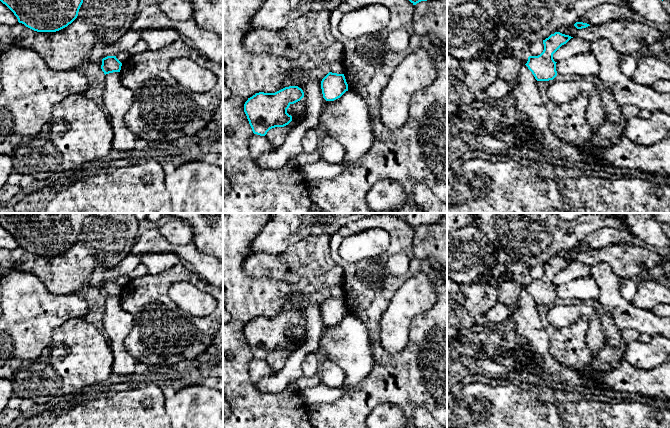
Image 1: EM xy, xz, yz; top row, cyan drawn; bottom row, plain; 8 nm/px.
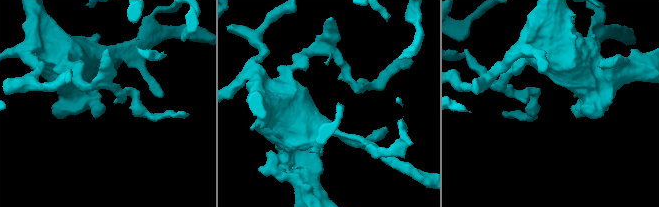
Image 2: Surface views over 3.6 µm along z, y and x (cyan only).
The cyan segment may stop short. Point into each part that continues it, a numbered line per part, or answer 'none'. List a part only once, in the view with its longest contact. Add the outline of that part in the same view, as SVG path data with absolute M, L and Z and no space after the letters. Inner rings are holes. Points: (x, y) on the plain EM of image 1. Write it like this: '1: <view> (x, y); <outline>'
none

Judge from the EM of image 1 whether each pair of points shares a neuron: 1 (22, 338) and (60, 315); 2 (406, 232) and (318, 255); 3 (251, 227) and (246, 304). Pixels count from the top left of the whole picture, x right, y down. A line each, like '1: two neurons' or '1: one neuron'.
1: one neuron
2: two neurons
3: one neuron

